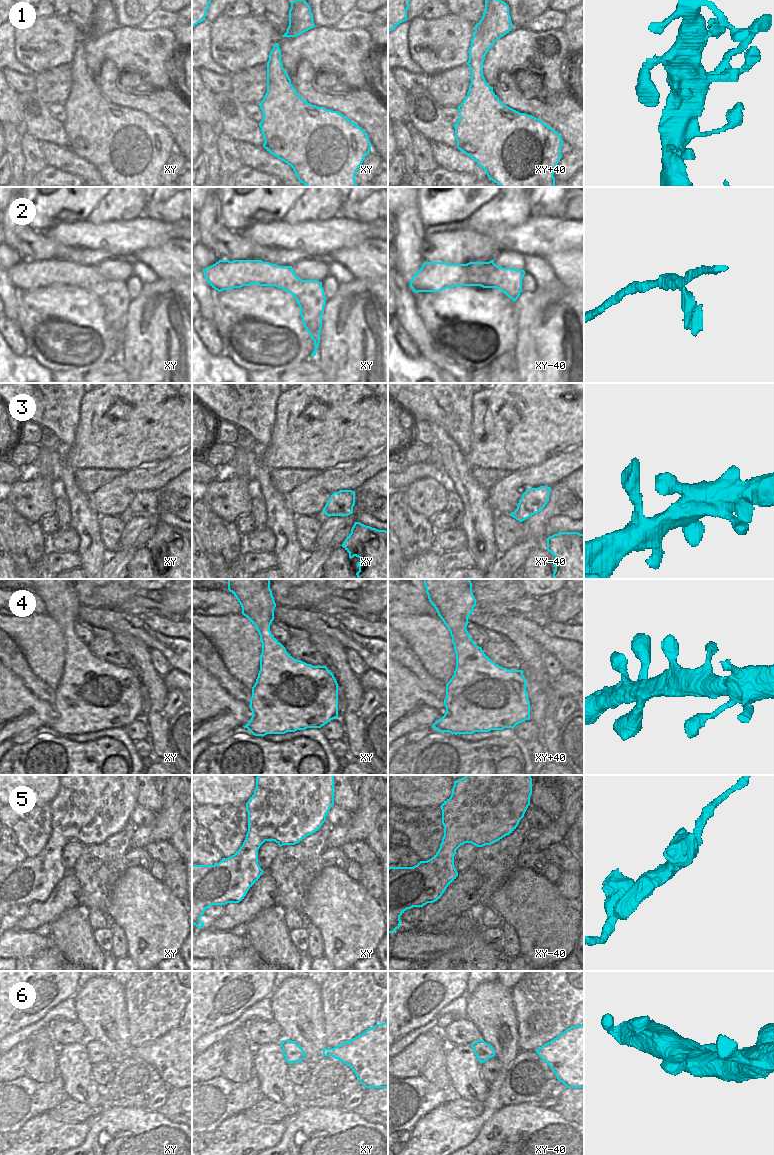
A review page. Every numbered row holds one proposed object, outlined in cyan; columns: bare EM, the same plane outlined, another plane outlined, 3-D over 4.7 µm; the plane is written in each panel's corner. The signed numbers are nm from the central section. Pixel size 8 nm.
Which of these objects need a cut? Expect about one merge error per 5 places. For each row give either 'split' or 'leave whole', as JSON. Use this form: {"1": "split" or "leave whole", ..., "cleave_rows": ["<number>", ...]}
{"1": "leave whole", "2": "leave whole", "3": "leave whole", "4": "leave whole", "5": "leave whole", "6": "leave whole", "cleave_rows": []}

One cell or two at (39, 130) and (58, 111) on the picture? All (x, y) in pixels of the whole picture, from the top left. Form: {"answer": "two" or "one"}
{"answer": "two"}

